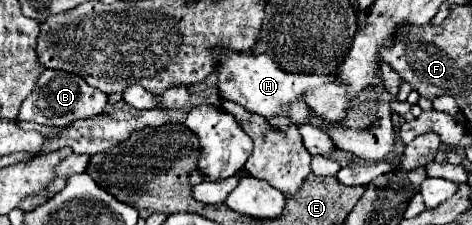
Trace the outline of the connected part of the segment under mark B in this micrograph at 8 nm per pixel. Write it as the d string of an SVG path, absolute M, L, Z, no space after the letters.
M44 70L38 76L38 82L30 96L22 102L18 120L36 122L44 126L68 126L72 120L86 120L102 114L108 106L104 92L88 86L80 76L74 76L64 70Z

